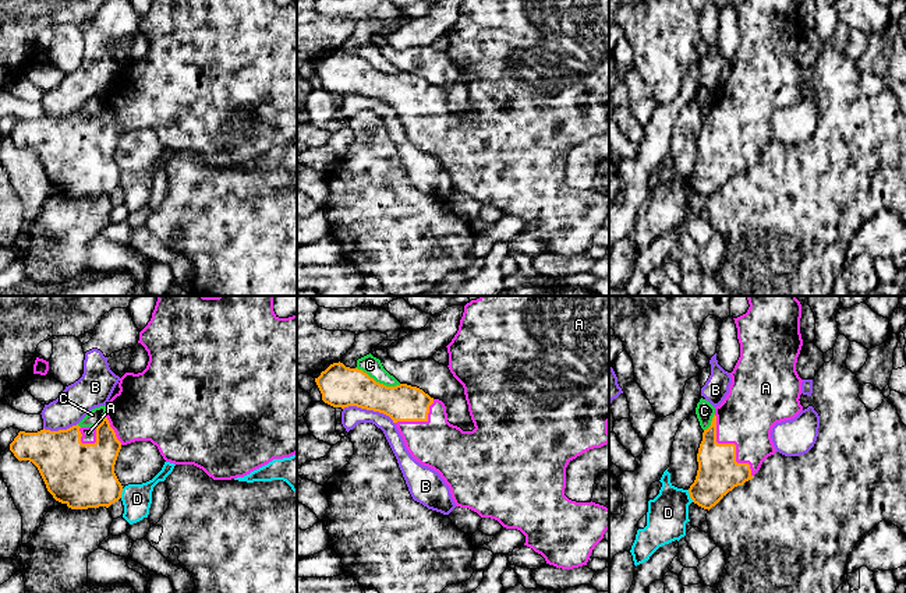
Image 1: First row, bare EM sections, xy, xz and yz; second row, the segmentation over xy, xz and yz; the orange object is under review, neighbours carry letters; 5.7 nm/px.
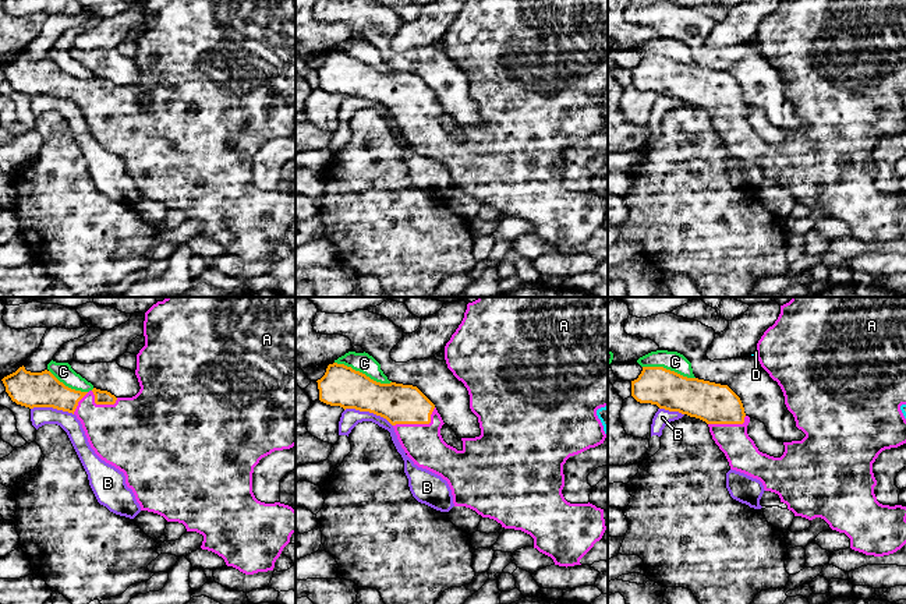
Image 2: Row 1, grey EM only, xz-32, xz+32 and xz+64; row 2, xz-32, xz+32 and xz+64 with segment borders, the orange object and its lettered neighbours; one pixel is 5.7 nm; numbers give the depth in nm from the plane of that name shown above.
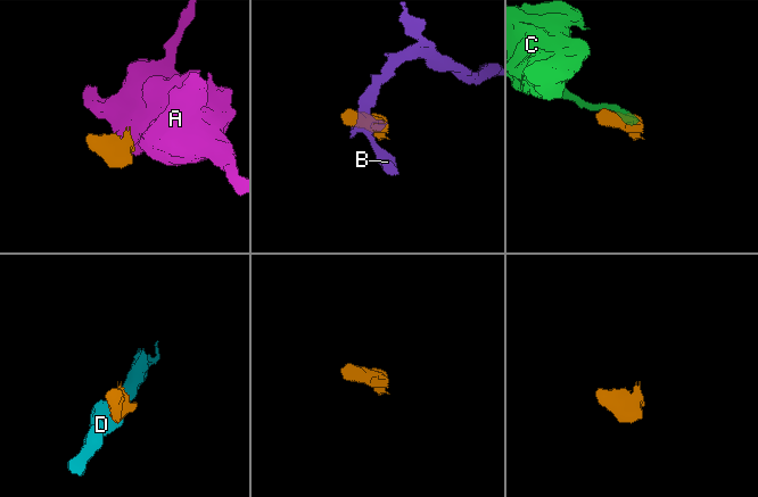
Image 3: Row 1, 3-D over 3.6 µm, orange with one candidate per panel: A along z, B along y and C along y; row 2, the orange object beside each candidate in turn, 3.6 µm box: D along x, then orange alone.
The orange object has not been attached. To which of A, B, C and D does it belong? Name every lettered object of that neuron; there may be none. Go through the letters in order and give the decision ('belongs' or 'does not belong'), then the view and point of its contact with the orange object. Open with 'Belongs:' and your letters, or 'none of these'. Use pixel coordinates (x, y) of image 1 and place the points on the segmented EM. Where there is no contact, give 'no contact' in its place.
Belongs: A
A: belongs | yz (732, 444)
B: does not belong | xz (370, 409)
C: does not belong | xz (378, 383)
D: does not belong | yz (690, 496)

